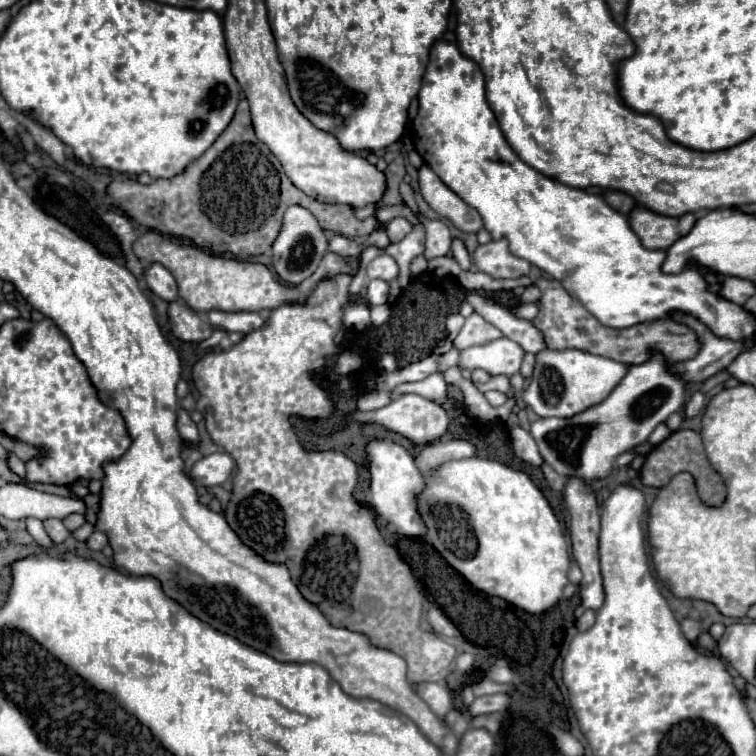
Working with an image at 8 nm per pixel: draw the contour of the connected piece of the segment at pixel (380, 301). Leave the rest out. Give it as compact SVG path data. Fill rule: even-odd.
M380 279L370 281L368 295L366 295L368 305L384 305L384 303L388 303L388 297L390 297L388 281L380 281Z

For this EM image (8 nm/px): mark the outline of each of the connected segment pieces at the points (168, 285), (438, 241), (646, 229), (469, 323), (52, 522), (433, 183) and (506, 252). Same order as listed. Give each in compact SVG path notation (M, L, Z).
M152 263L146 271L144 271L144 279L146 279L146 285L148 289L162 297L164 301L174 301L178 299L178 287L176 287L176 281L174 277L170 275L170 271L160 265L160 263Z
M418 215L421 223L426 227L426 251L424 257L442 257L450 253L450 231L442 221L428 221L422 215Z
M636 207L630 213L630 225L646 249L668 249L680 237L688 235L694 223L694 213L686 213L680 219L658 215L644 207Z
M472 313L470 317L466 317L466 323L464 323L462 331L458 333L458 337L454 339L452 347L458 349L458 351L462 351L466 347L484 345L484 343L500 339L500 337L502 337L500 329L496 329L492 323L484 321L478 313Z
M46 519L46 521L44 521L44 529L46 529L48 535L52 535L52 539L54 539L56 543L62 543L62 541L66 539L66 535L68 535L68 529L64 527L64 523L62 523L60 519Z
M422 165L418 173L418 185L426 203L462 233L478 233L482 229L480 213L466 205L454 191L450 191L428 165Z
M506 239L478 245L472 253L472 261L478 271L488 273L494 279L518 279L530 273L530 263L512 255Z

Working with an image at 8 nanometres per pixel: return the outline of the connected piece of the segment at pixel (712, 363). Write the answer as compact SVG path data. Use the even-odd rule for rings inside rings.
M676 313L672 319L676 319L678 323L686 323L690 325L696 333L702 335L702 347L696 353L694 359L688 361L678 361L674 365L670 365L668 369L676 375L680 375L686 383L702 383L708 377L716 375L718 371L726 369L734 357L738 353L742 353L746 349L746 343L734 343L728 339L716 339L704 325L700 325L696 319Z

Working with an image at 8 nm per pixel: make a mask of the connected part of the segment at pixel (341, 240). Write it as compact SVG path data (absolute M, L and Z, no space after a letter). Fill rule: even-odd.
M334 235L332 241L330 241L330 251L338 253L338 255L344 255L344 257L356 257L356 255L362 253L362 245L358 241L354 241L354 239Z

